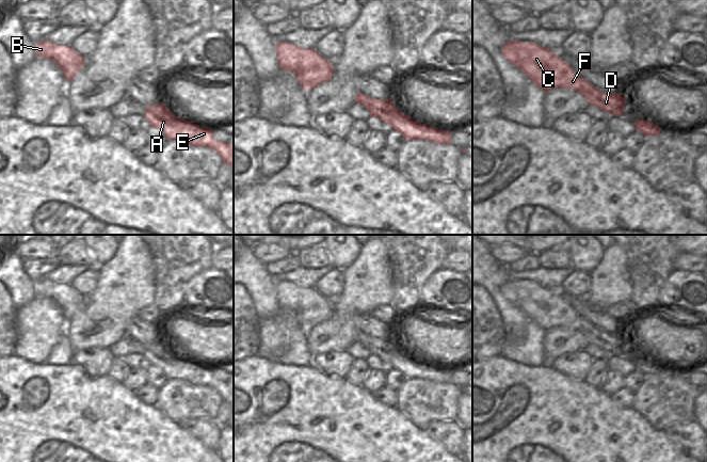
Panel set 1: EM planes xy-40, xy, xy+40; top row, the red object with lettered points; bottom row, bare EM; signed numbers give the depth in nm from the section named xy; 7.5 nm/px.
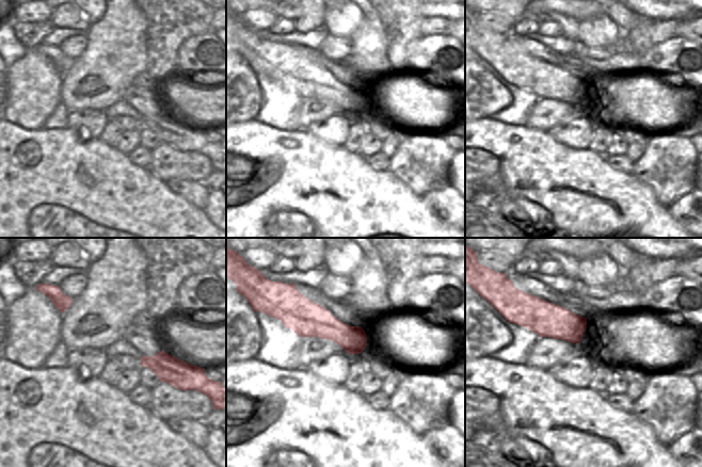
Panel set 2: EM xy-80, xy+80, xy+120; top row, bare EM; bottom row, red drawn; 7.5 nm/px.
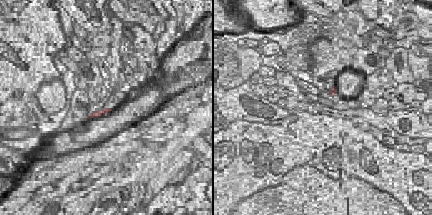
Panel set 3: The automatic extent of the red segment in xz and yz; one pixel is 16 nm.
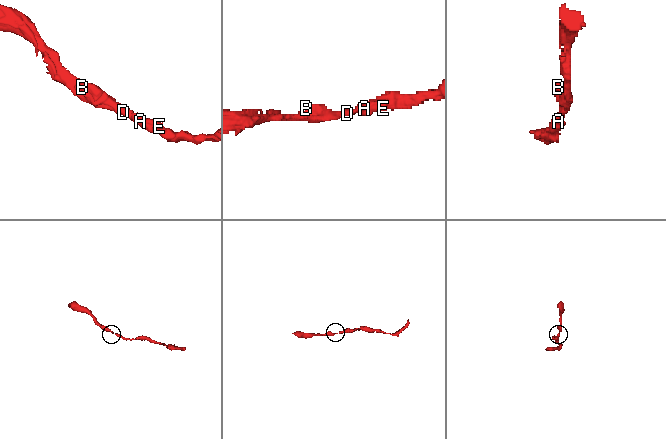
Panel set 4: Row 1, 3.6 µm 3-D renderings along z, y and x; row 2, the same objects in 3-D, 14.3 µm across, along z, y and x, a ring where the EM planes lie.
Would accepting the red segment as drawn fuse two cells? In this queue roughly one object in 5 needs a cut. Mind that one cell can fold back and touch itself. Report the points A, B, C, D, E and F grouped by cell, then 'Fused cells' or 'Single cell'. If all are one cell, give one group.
Groups: A B C D E F. Single cell.

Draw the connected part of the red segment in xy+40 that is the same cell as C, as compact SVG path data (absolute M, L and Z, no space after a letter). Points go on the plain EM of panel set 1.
M509 278L500 290L507 300L518 306L545 332L563 325L580 332L588 339L588 345L595 345L613 355L624 351L622 332L599 330L549 287L533 281Z

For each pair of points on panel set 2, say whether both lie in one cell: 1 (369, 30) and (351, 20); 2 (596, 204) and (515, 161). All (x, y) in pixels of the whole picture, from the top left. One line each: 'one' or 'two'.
1: two
2: one

